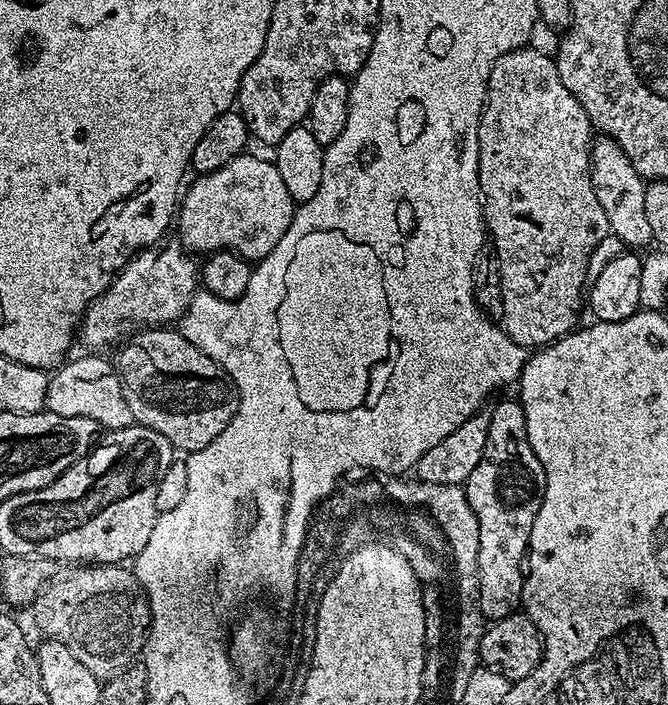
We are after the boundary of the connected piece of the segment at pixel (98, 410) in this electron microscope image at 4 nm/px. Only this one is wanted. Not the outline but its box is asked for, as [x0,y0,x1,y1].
[47,354,134,430]

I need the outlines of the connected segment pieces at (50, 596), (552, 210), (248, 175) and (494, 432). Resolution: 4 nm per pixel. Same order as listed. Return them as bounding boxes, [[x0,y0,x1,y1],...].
[[30,564,150,682],[478,46,610,350],[178,154,294,262],[464,399,546,621]]

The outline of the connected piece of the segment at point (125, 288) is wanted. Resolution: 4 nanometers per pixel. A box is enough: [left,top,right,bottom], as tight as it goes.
[78,246,198,350]

